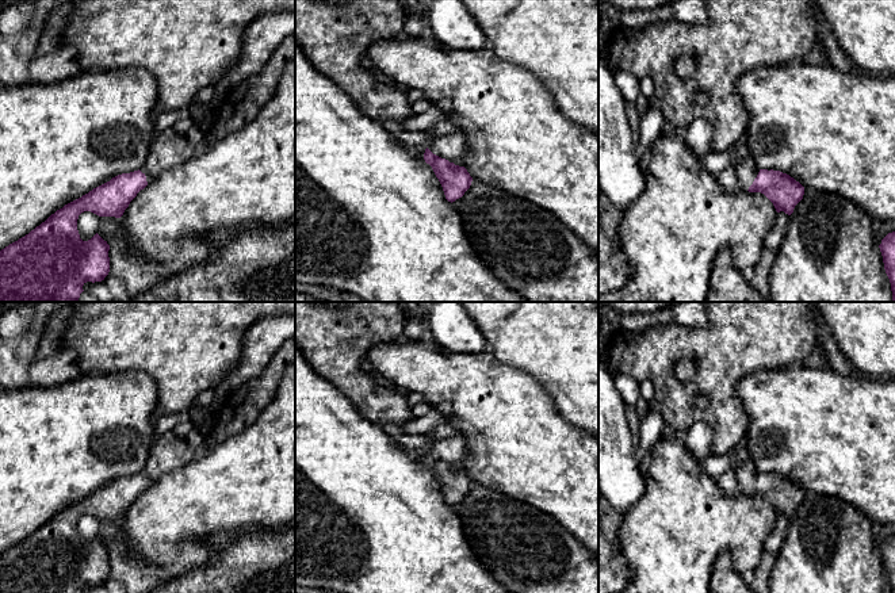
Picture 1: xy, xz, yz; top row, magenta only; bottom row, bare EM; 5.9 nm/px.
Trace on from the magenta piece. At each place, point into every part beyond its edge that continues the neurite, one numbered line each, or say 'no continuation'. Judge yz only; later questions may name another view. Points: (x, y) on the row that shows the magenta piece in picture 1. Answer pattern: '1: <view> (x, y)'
1: yz (746, 169)

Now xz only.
1: xz (454, 146)

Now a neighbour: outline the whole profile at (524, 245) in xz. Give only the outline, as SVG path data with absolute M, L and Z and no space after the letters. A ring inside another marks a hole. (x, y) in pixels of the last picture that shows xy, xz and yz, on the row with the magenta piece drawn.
M478 180L471 181L452 207L460 214L464 233L482 263L528 302L598 302L598 253L547 210Z

